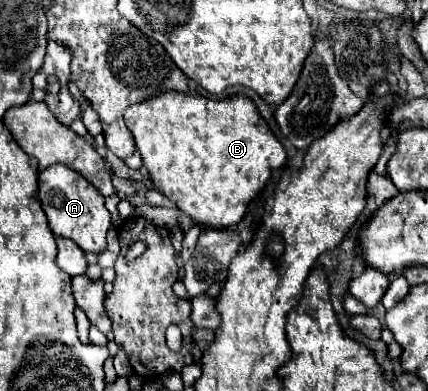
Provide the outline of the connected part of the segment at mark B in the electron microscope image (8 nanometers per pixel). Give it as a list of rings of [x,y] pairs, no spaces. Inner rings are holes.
[[[166,91],[154,99],[134,105],[124,111],[124,121],[134,135],[136,147],[142,155],[144,167],[152,175],[152,185],[178,205],[180,211],[190,215],[196,223],[206,227],[234,227],[242,221],[250,201],[272,179],[272,173],[286,163],[286,149],[274,137],[268,123],[260,117],[254,103],[244,95],[226,99],[196,97],[188,93]]]

